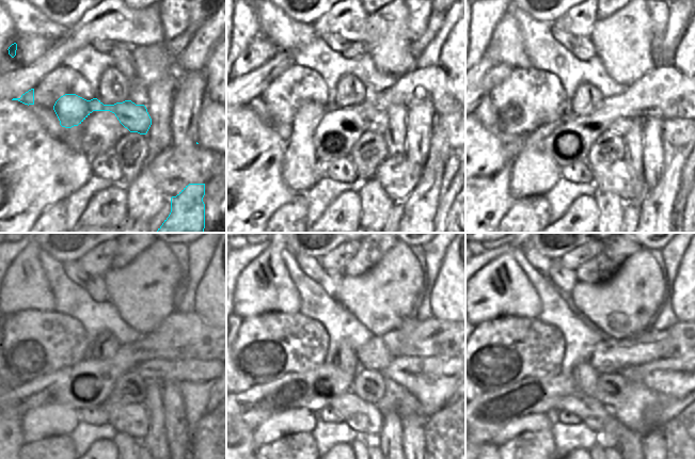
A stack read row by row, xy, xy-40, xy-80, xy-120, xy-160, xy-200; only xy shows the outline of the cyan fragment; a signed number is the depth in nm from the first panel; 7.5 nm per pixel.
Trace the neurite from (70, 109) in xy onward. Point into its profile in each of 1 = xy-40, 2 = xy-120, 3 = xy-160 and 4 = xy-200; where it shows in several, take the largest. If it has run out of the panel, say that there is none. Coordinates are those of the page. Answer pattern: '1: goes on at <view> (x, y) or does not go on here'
1: goes on at xy-40 (310, 114)
2: goes on at xy-120 (195, 379)
3: goes on at xy-160 (432, 381)
4: goes on at xy-200 (670, 377)

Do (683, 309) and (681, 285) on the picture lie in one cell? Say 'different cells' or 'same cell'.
same cell

